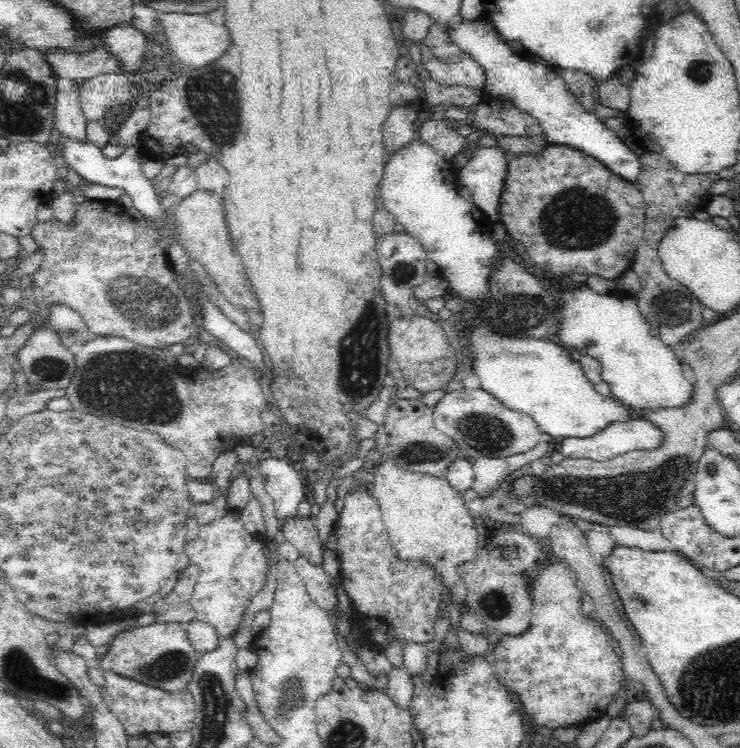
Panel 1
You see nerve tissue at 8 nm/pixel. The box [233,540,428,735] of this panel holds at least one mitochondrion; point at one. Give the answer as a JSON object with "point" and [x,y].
{"point":[290,696]}

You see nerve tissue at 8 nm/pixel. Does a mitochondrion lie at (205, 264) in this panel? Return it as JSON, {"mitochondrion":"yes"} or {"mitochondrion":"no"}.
{"mitochondrion":"no"}

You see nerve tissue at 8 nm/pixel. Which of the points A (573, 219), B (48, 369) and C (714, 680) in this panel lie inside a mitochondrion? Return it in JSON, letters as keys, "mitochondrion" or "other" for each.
{"A":"mitochondrion","B":"mitochondrion","C":"mitochondrion"}

